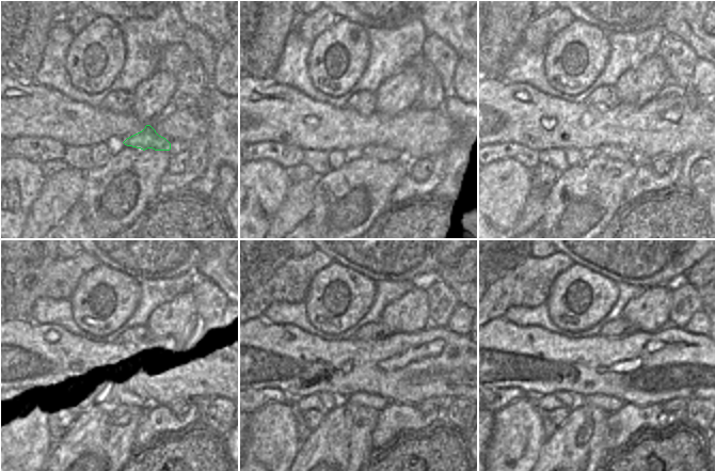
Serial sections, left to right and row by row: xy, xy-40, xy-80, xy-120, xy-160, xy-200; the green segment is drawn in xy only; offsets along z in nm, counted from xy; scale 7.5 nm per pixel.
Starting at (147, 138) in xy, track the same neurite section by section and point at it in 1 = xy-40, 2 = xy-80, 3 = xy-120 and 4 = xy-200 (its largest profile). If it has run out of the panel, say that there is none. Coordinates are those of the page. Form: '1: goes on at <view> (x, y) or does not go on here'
1: goes on at xy-40 (380, 153)
2: goes on at xy-80 (620, 153)
3: goes on at xy-120 (139, 397)
4: goes on at xy-200 (608, 404)

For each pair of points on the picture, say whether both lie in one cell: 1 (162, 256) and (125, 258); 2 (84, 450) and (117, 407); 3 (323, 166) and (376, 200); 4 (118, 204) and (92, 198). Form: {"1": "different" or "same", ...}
{"1": "same", "2": "same", "3": "different", "4": "same"}

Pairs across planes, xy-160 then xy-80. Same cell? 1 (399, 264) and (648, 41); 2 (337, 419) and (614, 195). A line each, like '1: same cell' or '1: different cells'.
1: different cells
2: same cell

